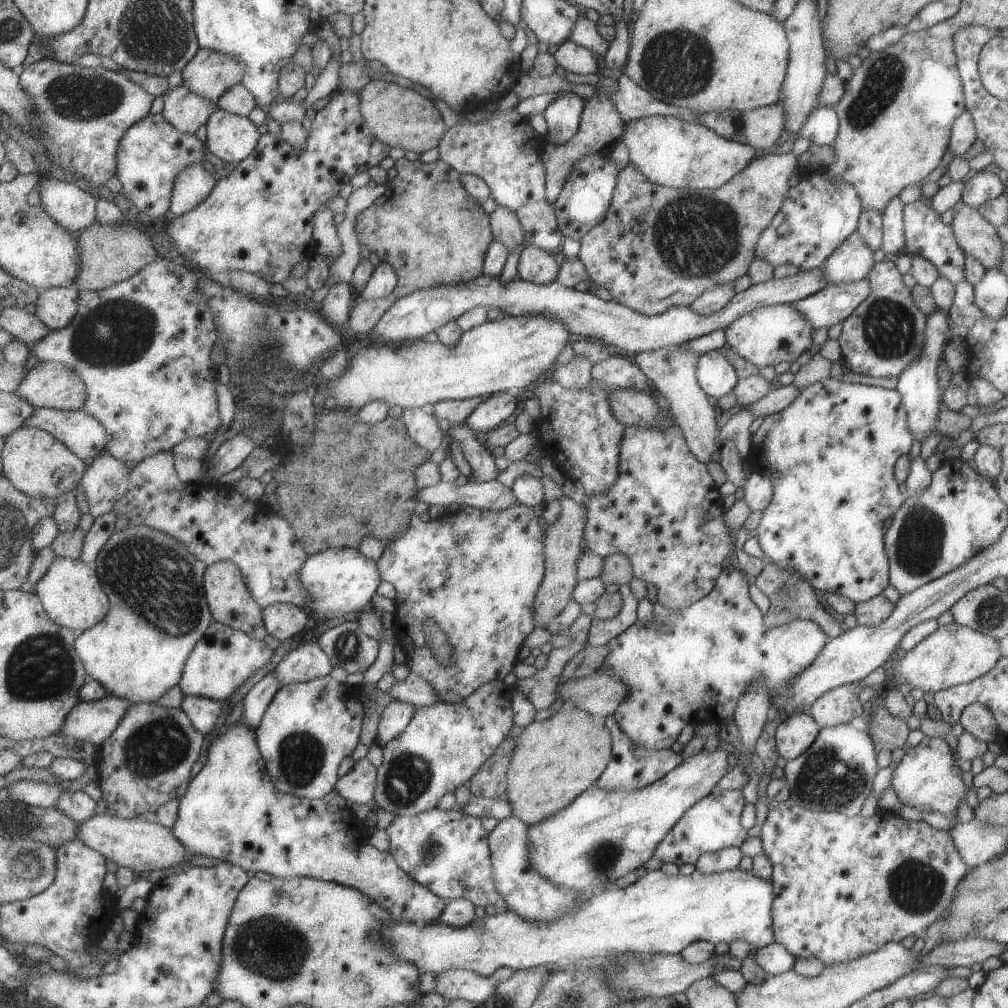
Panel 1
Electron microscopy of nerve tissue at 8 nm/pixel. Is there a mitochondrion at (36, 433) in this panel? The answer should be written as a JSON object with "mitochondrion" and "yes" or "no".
{"mitochondrion":"no"}

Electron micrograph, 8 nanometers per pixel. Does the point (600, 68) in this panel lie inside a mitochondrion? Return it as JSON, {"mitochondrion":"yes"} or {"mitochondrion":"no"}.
{"mitochondrion":"no"}

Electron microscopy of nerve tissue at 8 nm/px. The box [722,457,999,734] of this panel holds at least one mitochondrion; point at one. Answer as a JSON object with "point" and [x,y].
{"point":[920,537]}

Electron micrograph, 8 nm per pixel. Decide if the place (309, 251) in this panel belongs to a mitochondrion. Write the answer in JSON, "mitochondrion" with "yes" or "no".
{"mitochondrion":"no"}

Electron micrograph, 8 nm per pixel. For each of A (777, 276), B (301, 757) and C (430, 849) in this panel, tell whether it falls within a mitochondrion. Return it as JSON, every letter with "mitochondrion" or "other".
{"A":"other","B":"mitochondrion","C":"mitochondrion"}

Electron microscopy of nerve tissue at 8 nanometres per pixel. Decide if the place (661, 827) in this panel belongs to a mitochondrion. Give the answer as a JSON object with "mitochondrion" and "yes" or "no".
{"mitochondrion":"no"}

